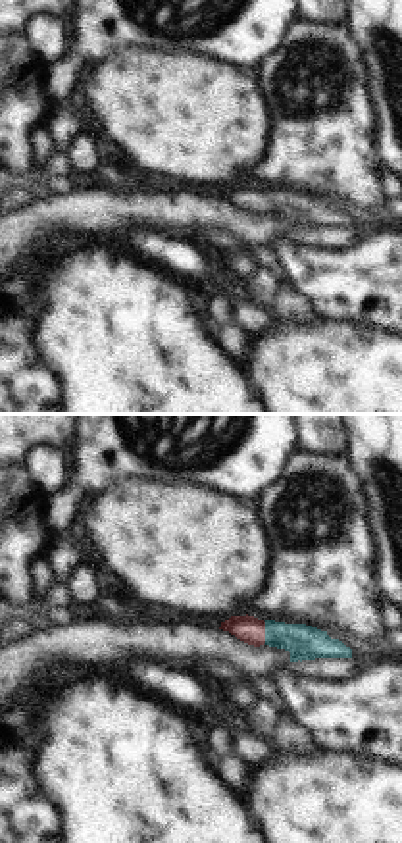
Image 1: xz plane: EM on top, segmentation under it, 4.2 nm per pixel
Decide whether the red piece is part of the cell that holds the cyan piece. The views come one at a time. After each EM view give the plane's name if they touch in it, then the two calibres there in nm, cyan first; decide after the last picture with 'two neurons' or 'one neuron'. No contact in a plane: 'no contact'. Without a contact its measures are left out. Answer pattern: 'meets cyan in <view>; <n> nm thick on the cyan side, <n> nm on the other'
meets cyan in xz; 150 nm thick on the cyan side, 120 nm on the other

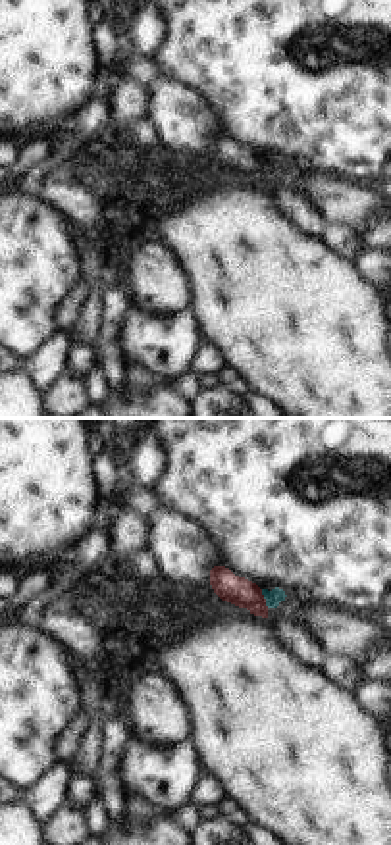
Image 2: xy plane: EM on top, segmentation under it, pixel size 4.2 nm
meets cyan in xy; 70 nm thick on the cyan side, 120 nm on the other

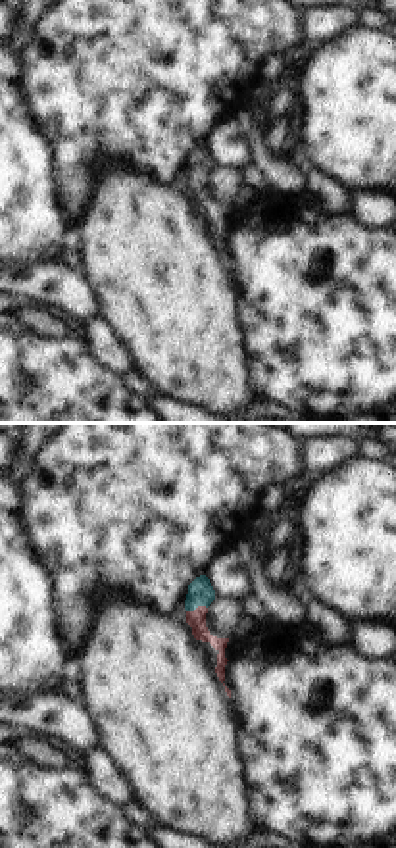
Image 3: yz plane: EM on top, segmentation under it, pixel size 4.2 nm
meets cyan in yz; 110 nm thick on the cyan side, 80 nm on the other

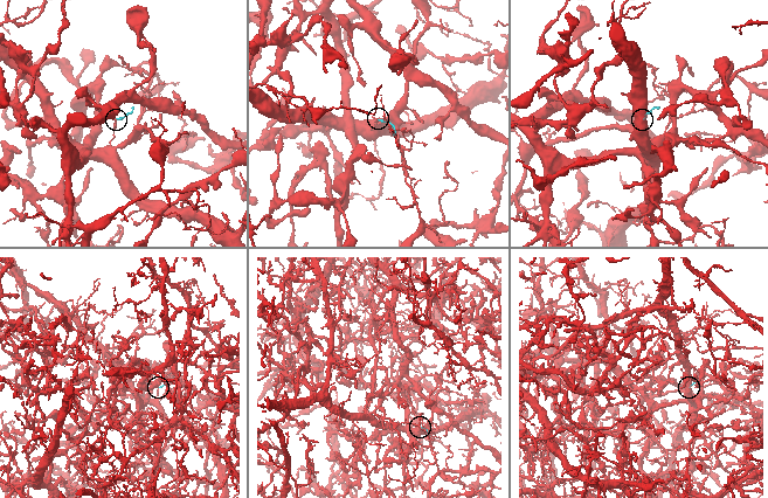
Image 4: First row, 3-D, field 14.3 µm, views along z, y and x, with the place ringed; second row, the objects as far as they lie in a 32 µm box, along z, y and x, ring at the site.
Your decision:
one neuron

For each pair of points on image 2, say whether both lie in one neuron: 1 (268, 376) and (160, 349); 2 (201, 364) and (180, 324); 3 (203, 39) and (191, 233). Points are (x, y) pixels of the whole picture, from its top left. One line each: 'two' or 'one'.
1: two
2: two
3: two

